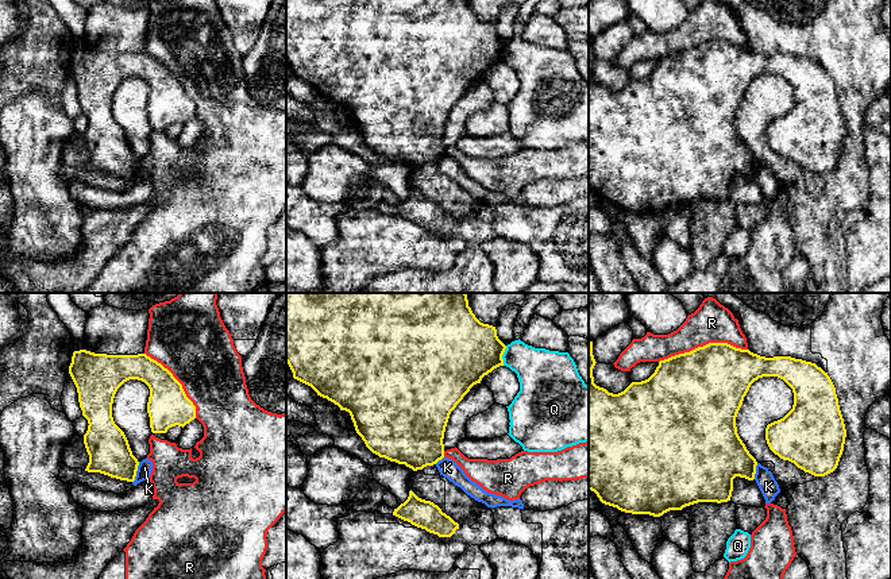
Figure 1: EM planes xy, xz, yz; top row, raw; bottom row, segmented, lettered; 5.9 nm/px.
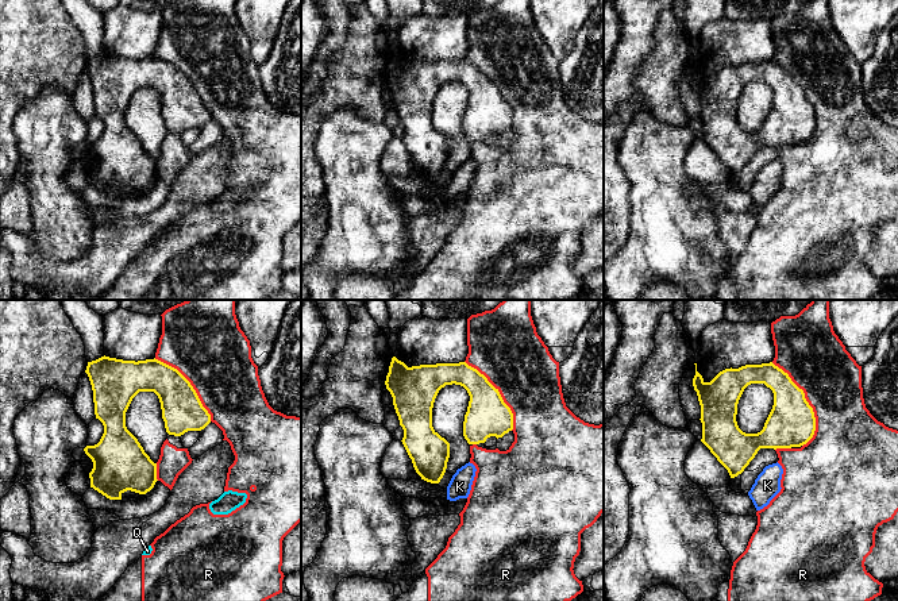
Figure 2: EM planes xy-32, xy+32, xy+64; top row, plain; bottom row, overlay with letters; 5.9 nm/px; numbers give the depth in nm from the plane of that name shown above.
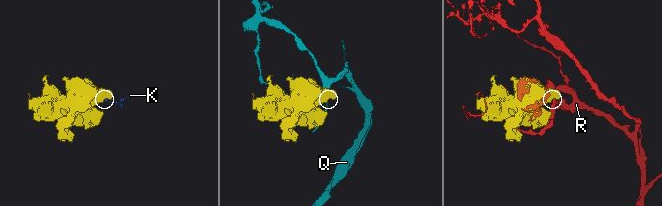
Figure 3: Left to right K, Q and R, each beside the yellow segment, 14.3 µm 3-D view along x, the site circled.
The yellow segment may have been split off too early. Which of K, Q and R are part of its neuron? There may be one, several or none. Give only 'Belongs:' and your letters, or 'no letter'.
Belongs: no letter

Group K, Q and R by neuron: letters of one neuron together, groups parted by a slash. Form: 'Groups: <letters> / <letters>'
Groups: K / Q / R

